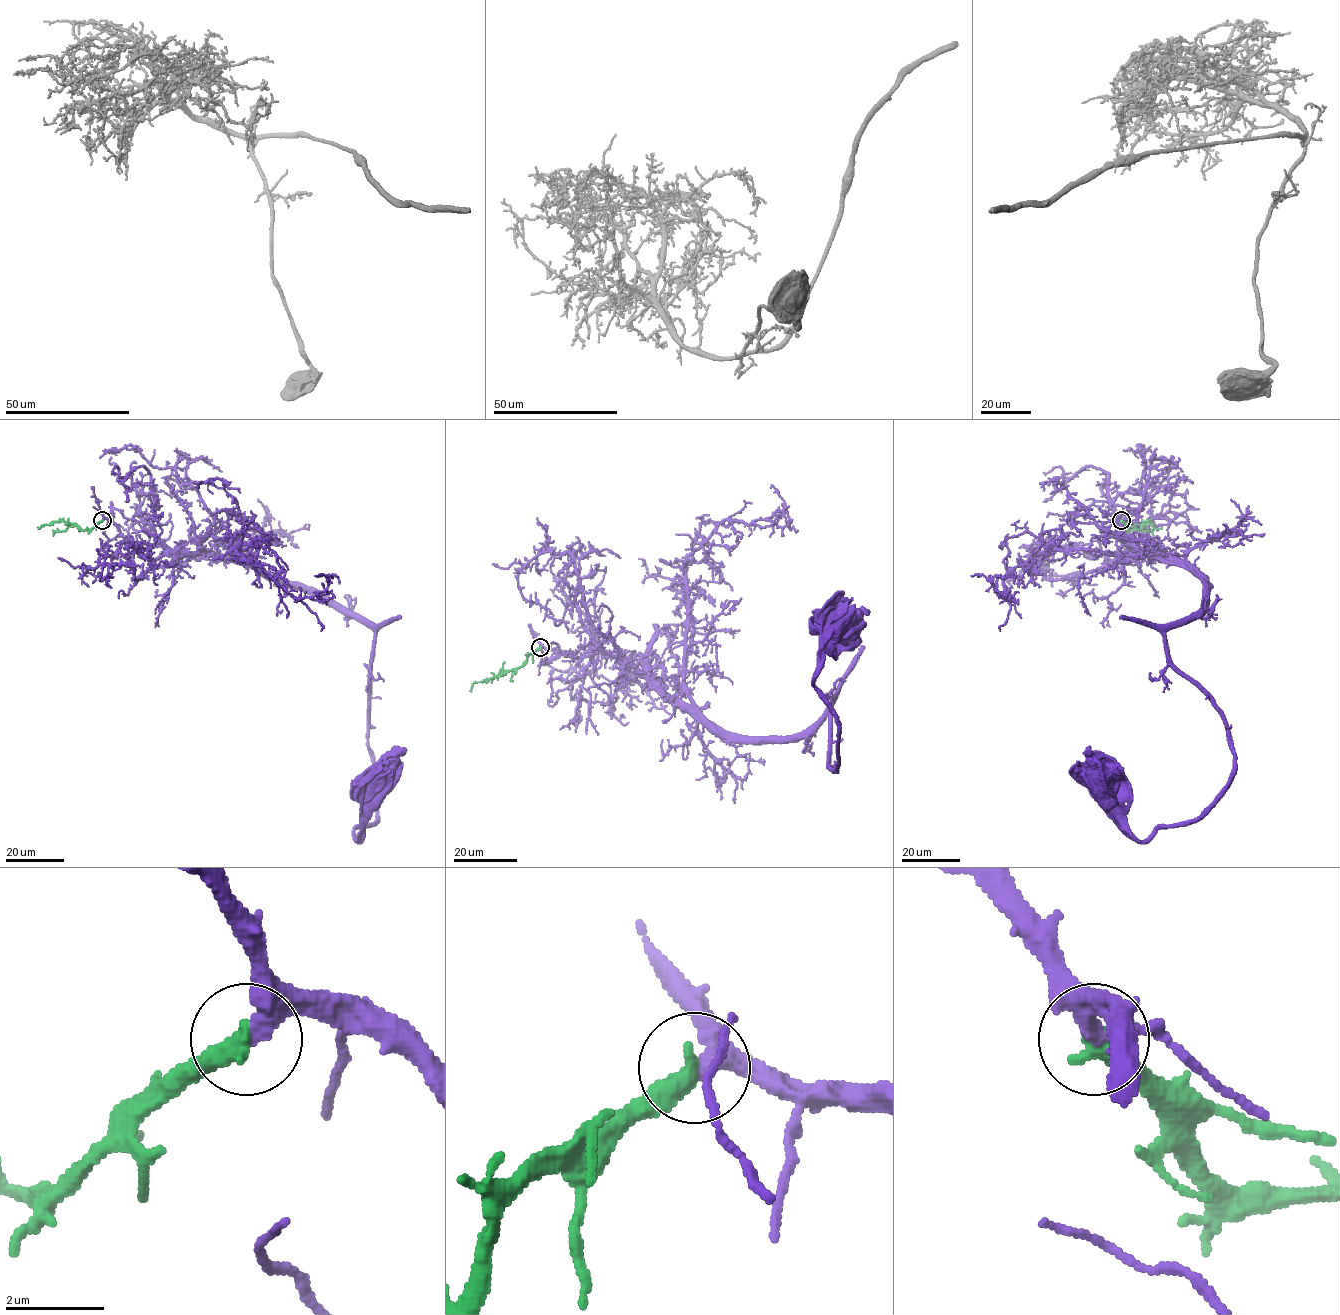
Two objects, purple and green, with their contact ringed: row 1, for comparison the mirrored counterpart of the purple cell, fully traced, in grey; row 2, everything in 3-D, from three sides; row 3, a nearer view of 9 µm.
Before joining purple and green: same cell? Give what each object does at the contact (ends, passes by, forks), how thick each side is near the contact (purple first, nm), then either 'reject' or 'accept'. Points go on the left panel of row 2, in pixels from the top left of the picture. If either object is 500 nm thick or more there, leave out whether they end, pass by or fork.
purple ends | green ends | 400/480 nm | accept

